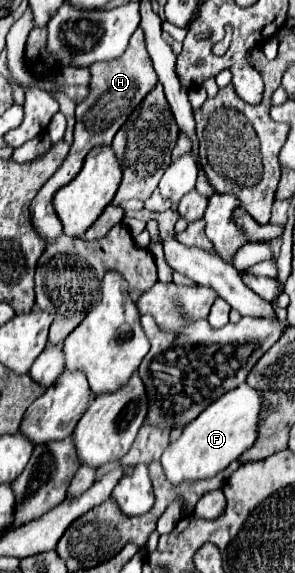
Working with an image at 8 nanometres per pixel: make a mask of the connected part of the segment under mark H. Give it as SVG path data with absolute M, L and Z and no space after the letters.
M140 28L134 32L134 36L130 38L128 50L112 62L96 62L90 66L90 94L86 100L82 100L76 106L76 128L74 128L74 144L64 160L64 164L56 170L56 174L40 188L40 192L36 194L36 198L30 204L30 216L32 216L32 226L34 230L46 240L52 242L60 236L60 220L52 208L52 196L58 188L62 188L64 184L68 184L68 180L72 180L72 176L76 176L76 172L80 172L86 154L96 148L96 146L104 146L104 144L112 144L114 134L120 130L120 126L128 120L128 116L132 114L132 110L146 98L146 94L152 92L152 88L158 82L152 58L148 56L146 44L144 44L144 34L140 32Z

